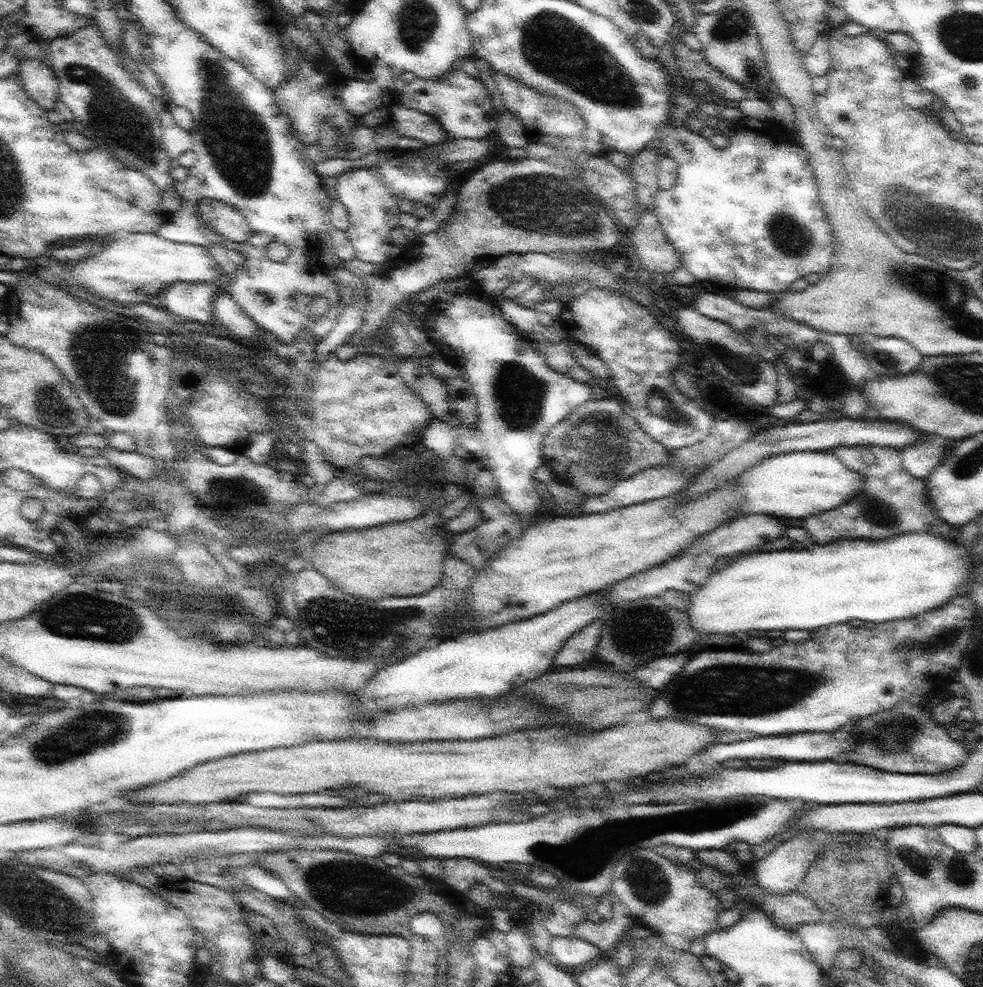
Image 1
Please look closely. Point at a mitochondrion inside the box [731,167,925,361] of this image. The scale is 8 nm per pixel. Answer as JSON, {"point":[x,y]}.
{"point":[789,236]}

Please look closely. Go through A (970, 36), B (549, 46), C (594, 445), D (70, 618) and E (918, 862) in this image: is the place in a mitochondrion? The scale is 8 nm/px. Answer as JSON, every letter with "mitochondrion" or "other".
{"A":"mitochondrion","B":"mitochondrion","C":"mitochondrion","D":"mitochondrion","E":"mitochondrion"}

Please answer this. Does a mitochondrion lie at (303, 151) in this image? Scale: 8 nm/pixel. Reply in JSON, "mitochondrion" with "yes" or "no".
{"mitochondrion":"no"}

